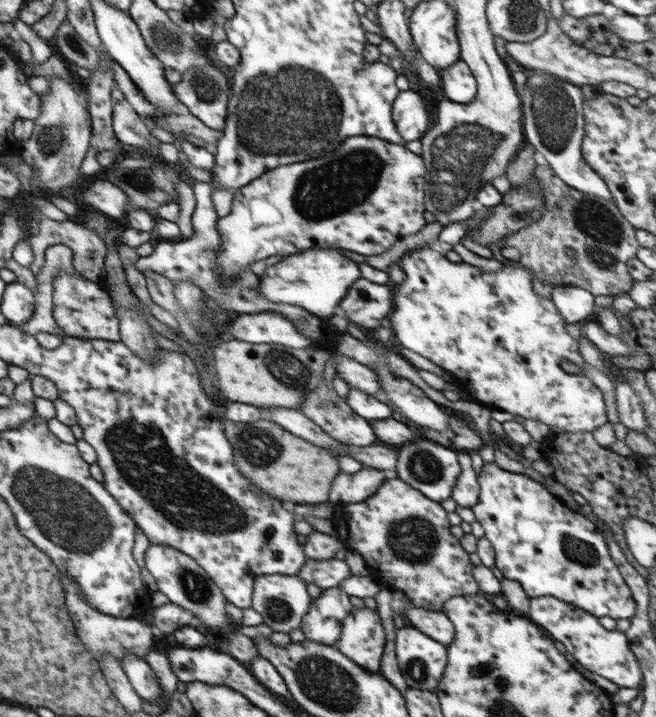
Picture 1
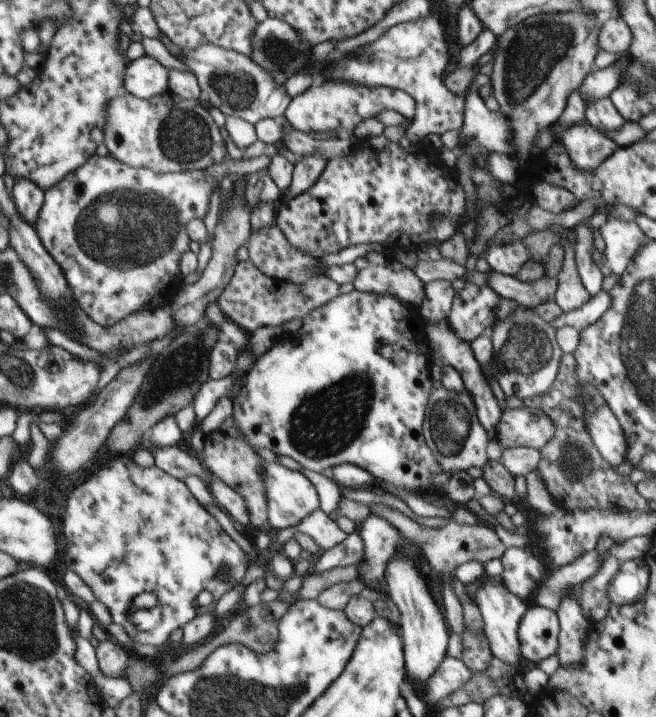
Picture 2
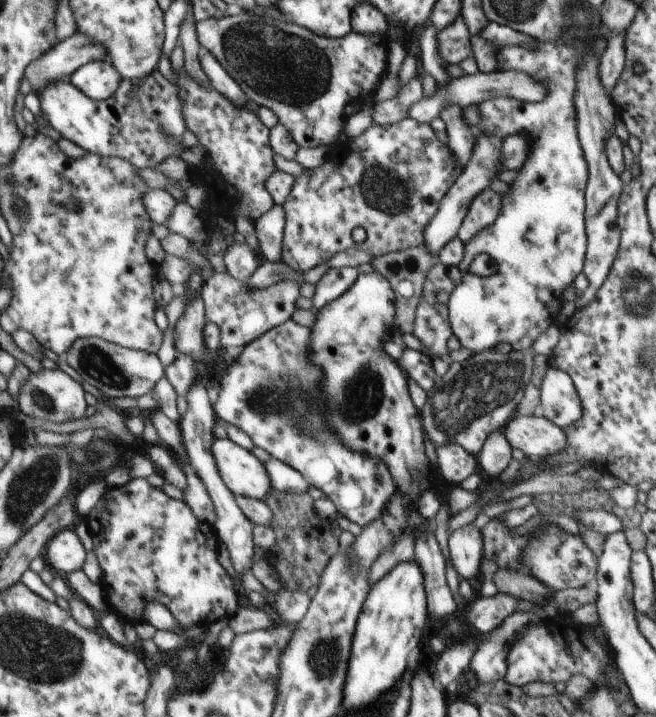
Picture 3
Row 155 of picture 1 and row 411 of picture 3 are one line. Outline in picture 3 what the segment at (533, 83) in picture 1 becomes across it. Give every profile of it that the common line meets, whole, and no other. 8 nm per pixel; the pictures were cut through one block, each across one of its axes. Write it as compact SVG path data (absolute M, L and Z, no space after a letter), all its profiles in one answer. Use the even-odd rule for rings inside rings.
M550 365L540 385L539 415L548 418L561 429L582 418L580 395L571 378L558 367Z

